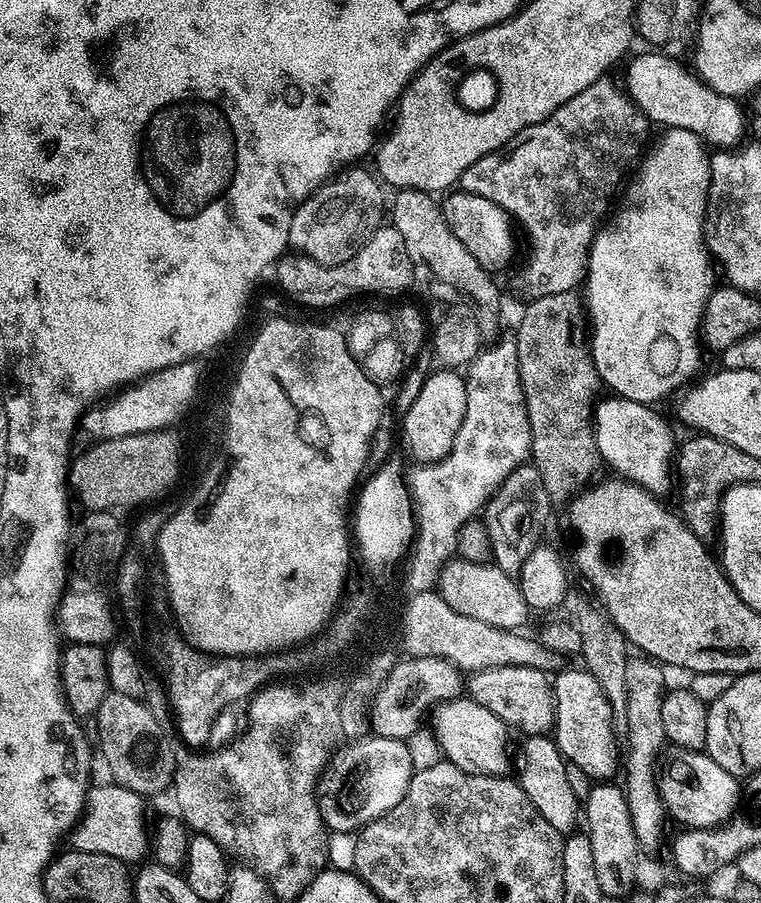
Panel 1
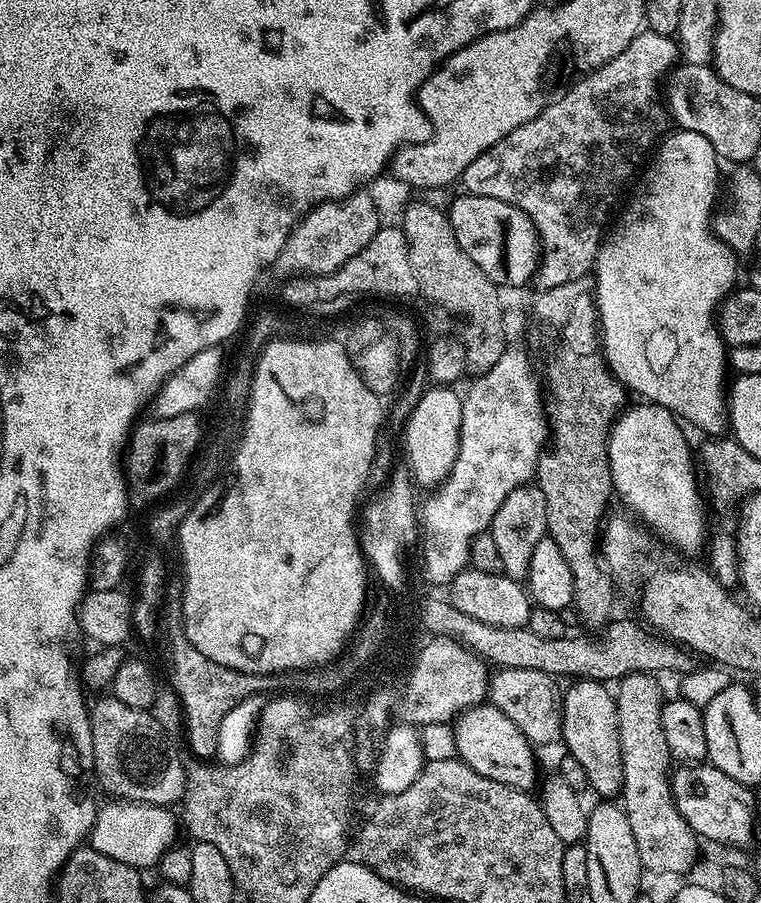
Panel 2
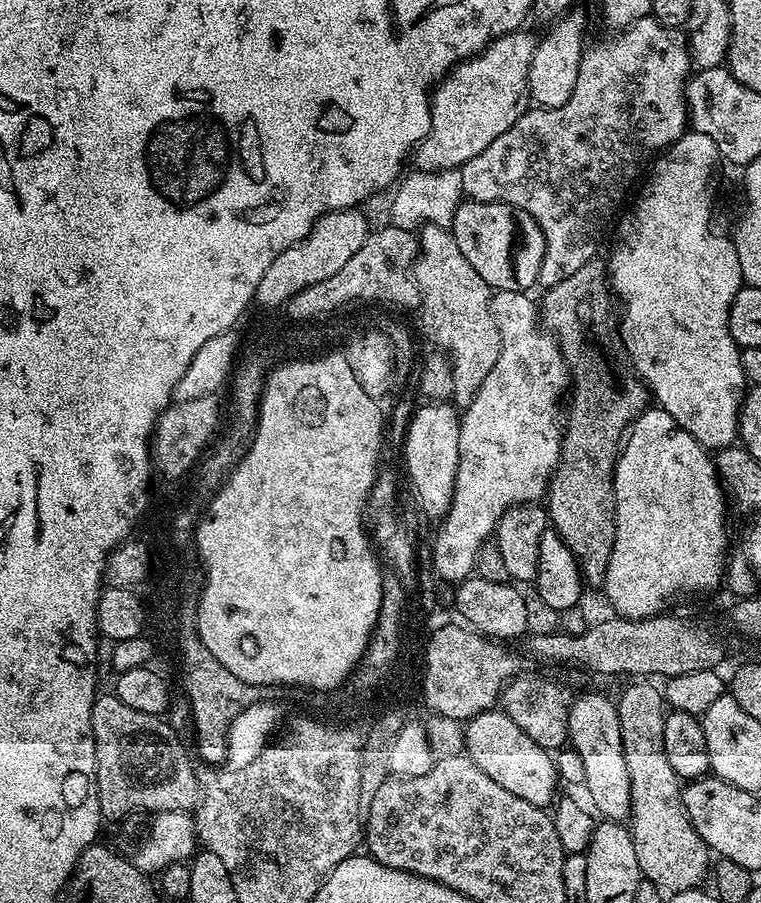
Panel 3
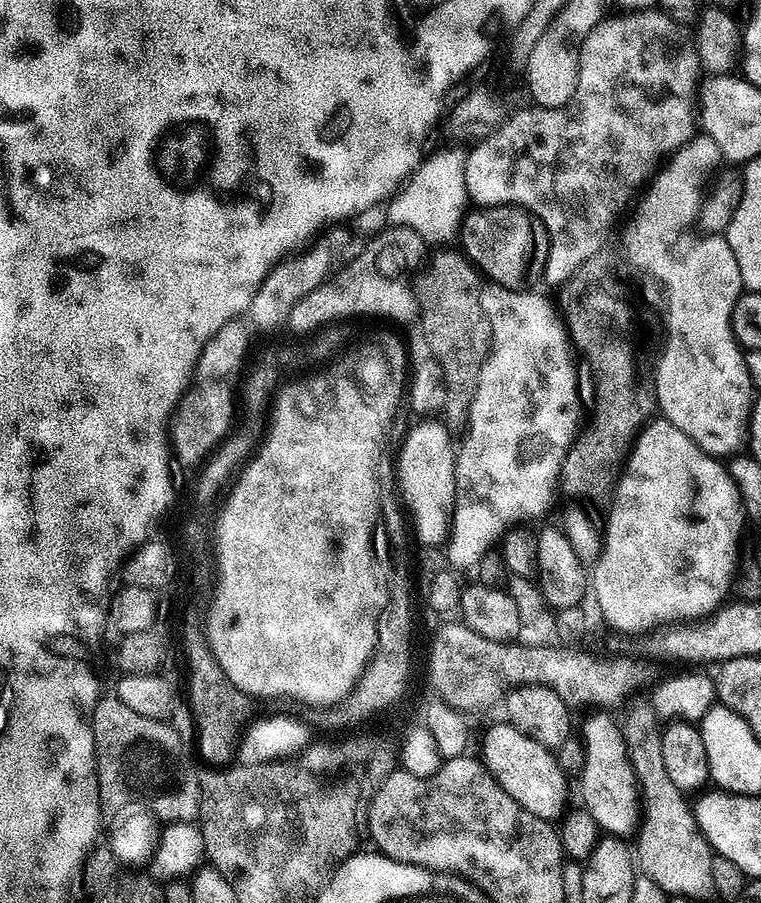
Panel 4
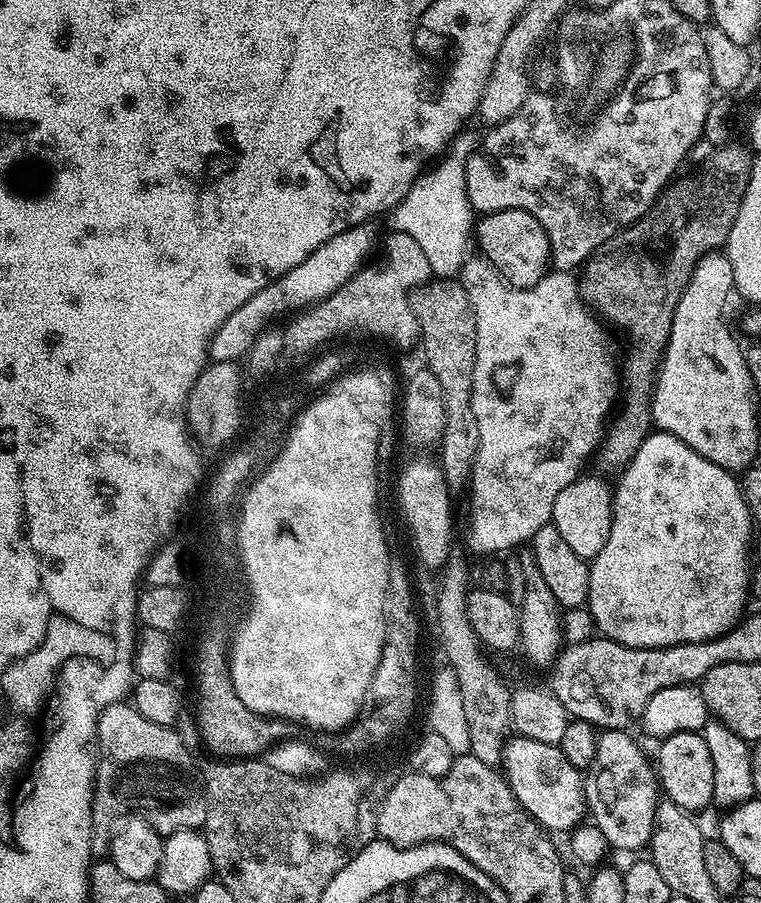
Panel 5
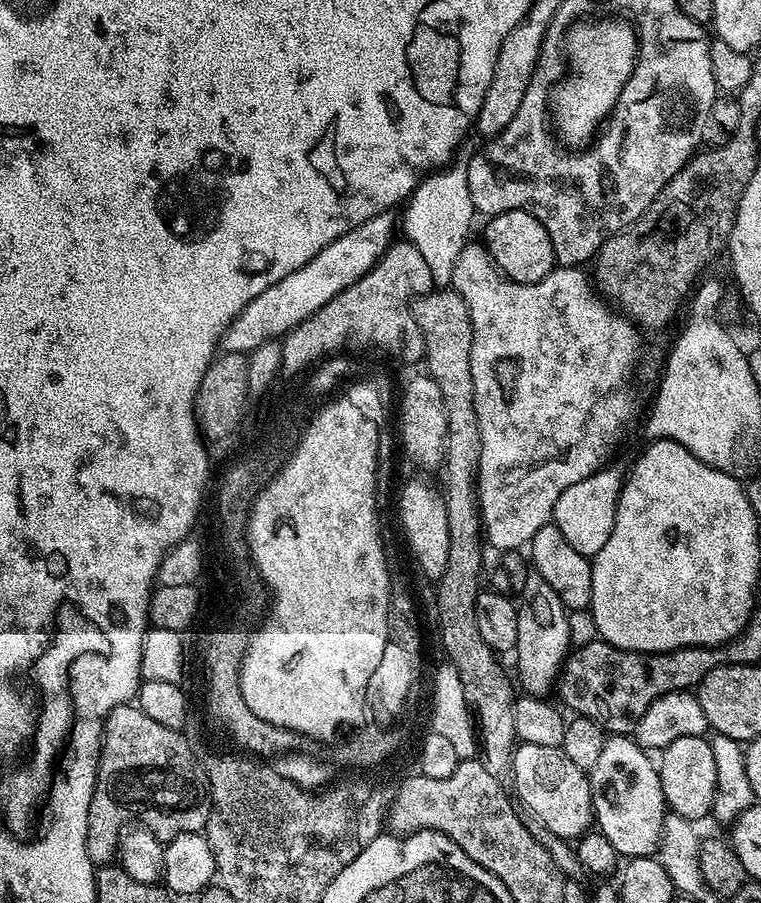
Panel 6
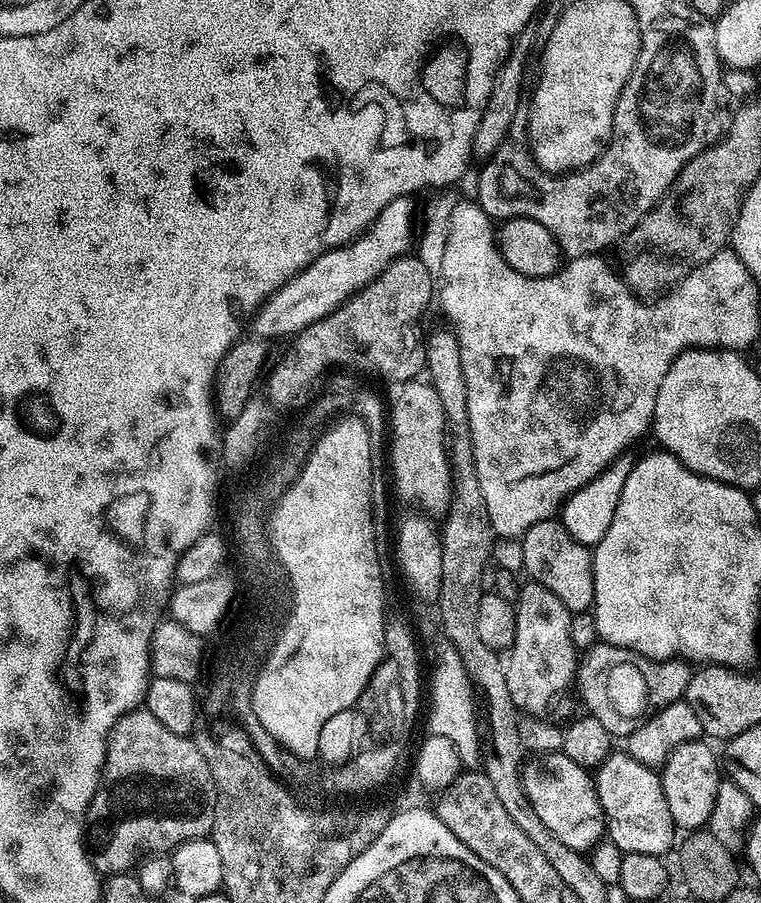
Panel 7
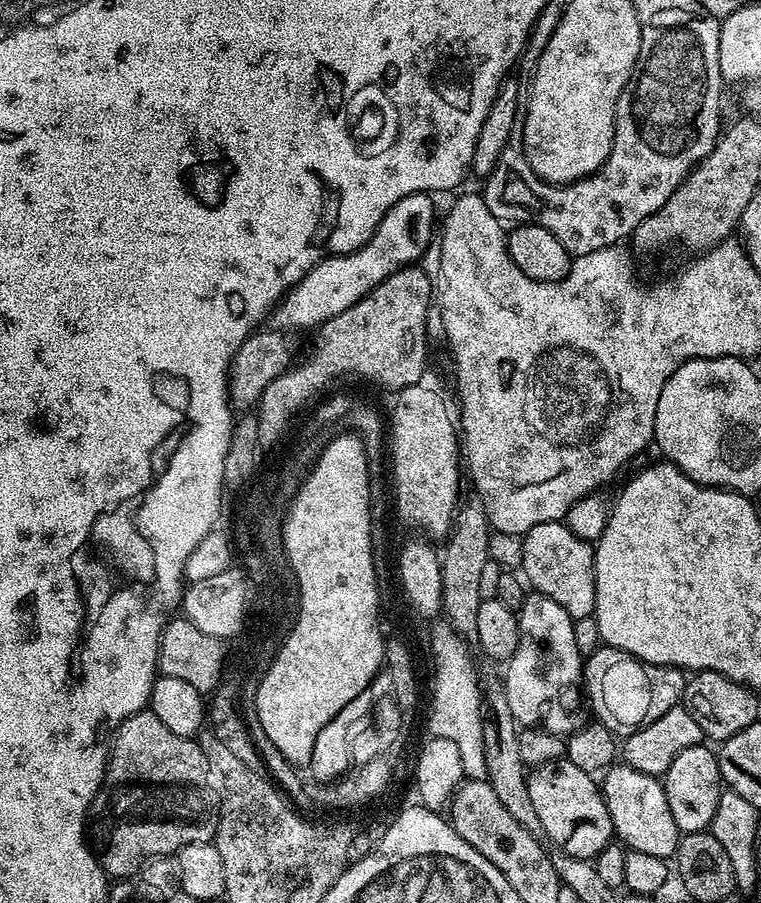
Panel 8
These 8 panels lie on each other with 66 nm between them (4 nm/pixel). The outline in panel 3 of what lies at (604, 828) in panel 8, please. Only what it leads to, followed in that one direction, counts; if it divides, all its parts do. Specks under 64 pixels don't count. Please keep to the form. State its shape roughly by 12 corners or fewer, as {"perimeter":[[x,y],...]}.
{"perimeter":[[489,710],[467,721],[466,755],[543,809],[557,799],[553,753]]}

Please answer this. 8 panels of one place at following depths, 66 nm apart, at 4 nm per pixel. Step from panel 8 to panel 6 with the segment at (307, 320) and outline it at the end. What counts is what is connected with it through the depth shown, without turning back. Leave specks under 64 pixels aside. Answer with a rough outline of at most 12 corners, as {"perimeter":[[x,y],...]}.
{"perimeter":[[386,211],[334,238],[230,322],[223,351],[279,341],[392,247]]}

